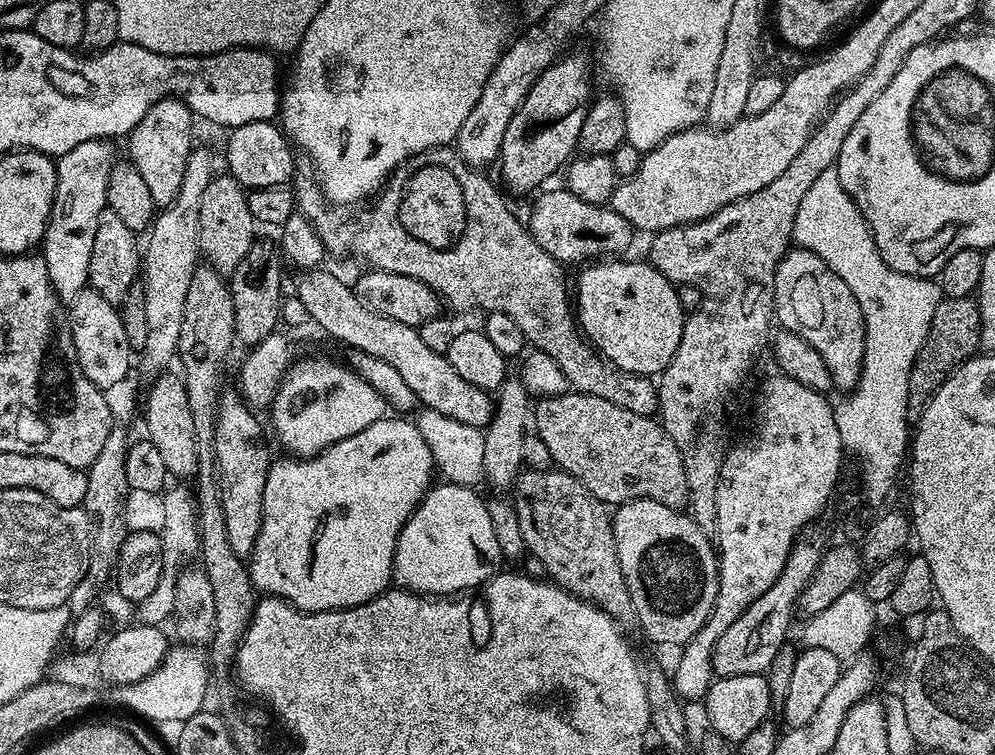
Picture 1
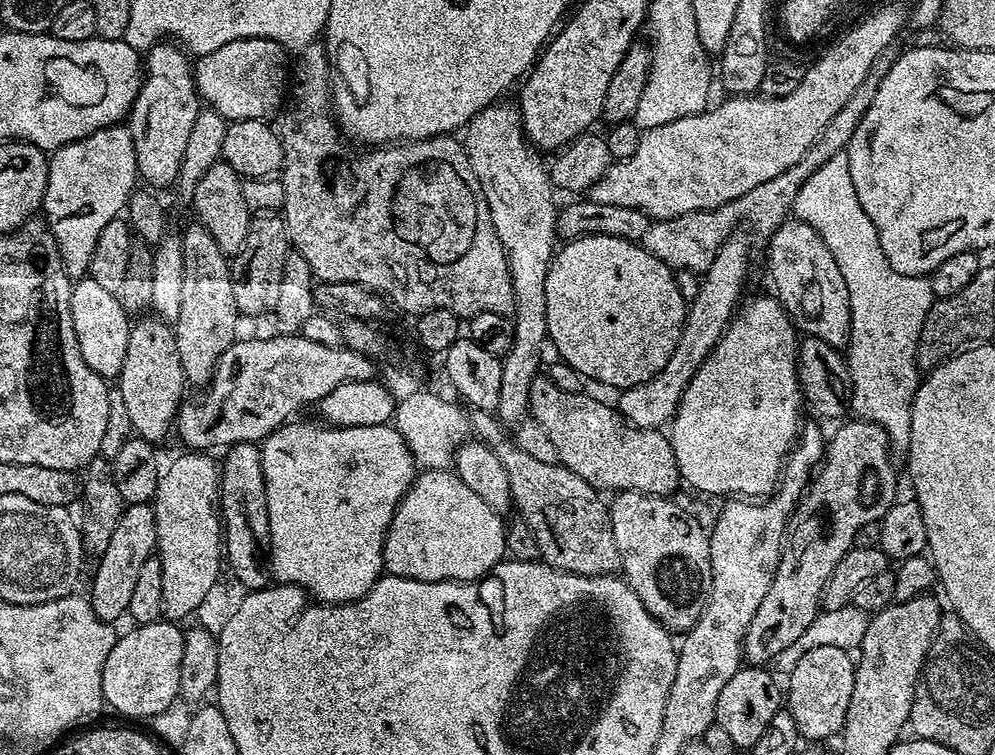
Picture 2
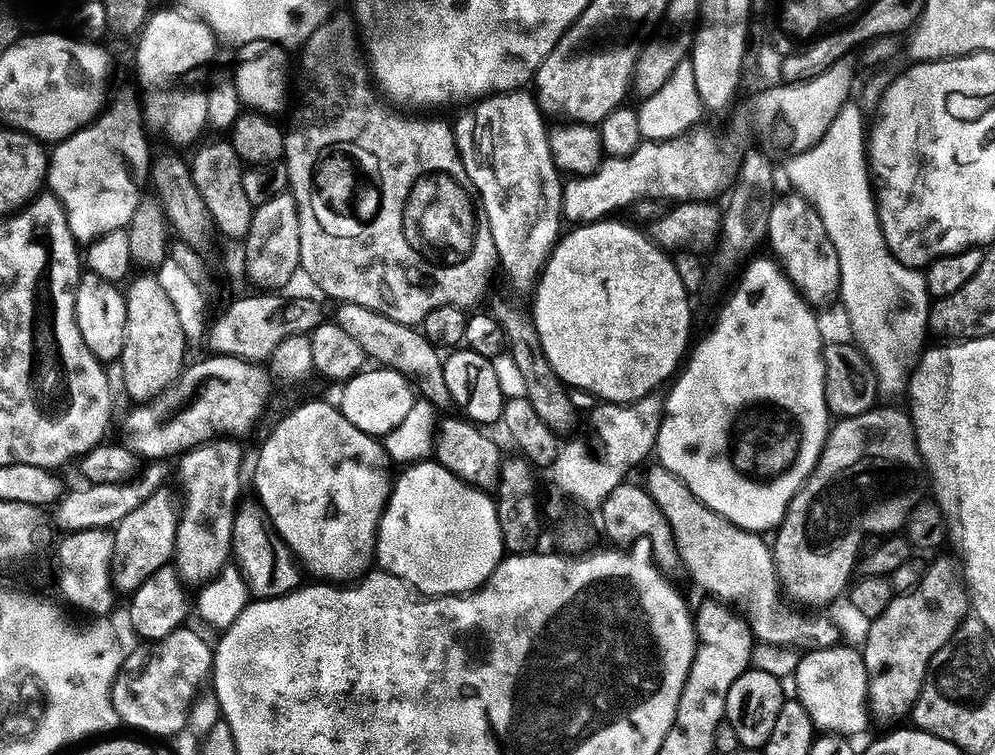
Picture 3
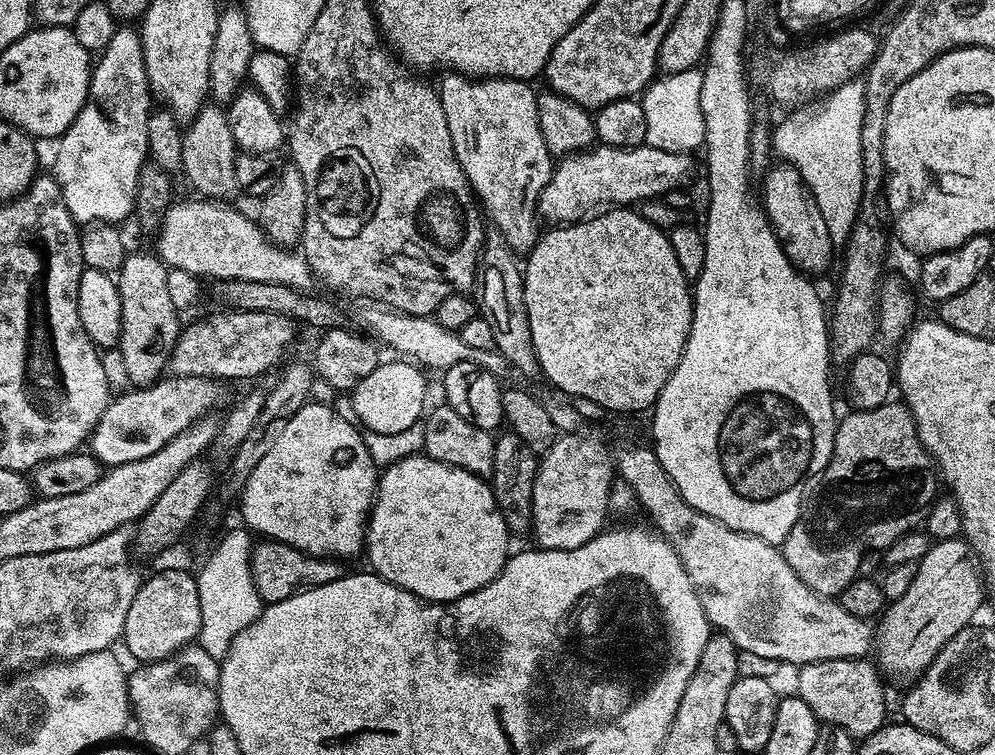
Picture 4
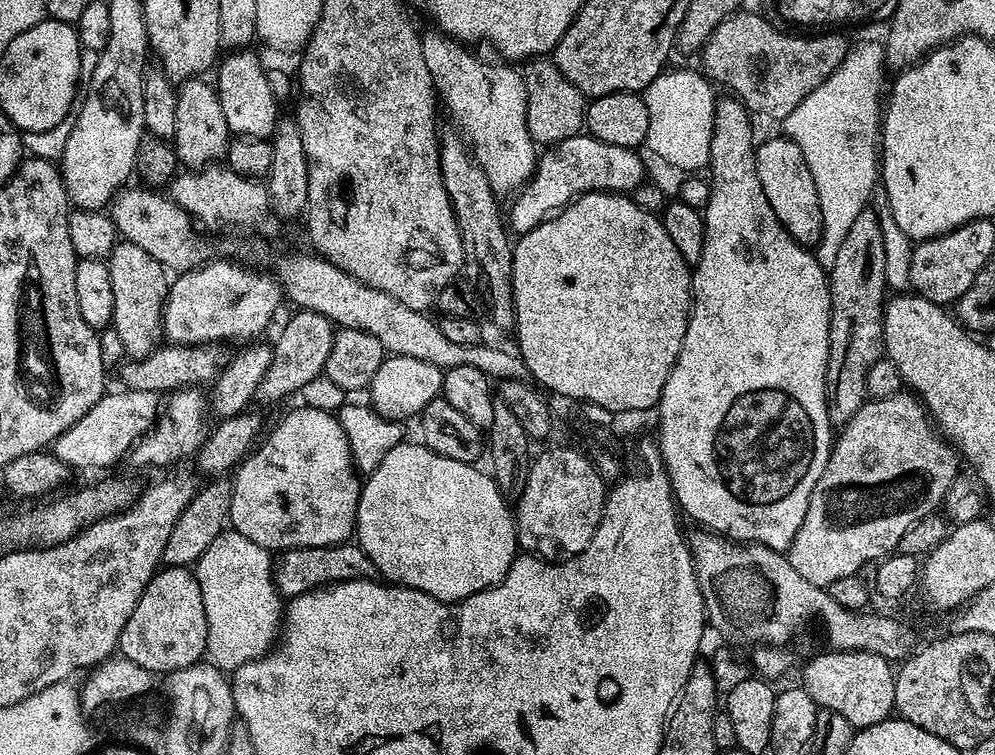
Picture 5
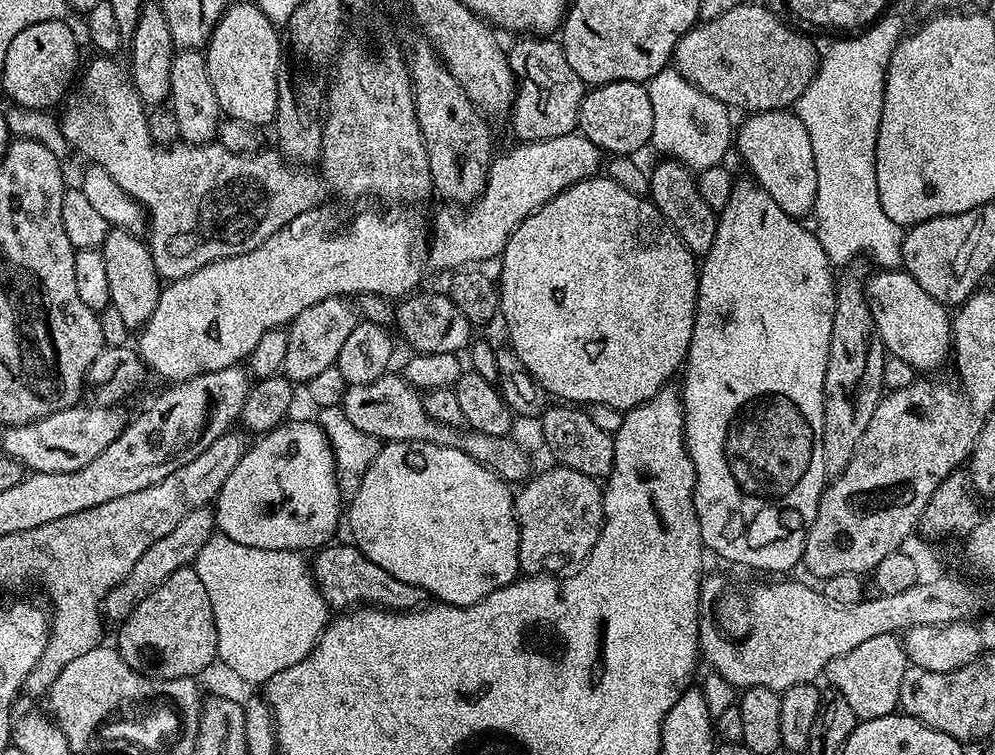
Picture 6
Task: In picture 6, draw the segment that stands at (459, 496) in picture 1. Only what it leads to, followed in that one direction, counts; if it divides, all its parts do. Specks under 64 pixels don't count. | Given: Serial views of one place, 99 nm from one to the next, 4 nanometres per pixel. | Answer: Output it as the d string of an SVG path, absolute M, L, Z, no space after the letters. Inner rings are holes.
M394 440L381 447L378 458L374 458L374 462L370 462L366 474L360 480L358 490L350 497L349 504L352 505L349 508L347 505L346 508L346 528L348 524L349 530L352 531L351 539L360 552L366 554L366 558L370 558L370 562L378 562L378 566L382 566L382 570L386 570L386 574L394 574L394 578L398 578L398 582L410 582L410 586L422 586L422 590L426 590L429 597L435 598L437 601L465 608L494 594L494 590L512 583L521 575L520 527L516 521L514 492L513 489L508 488L511 488L509 481L494 475L489 468L482 466L474 458L470 458L470 454L466 454L462 450L438 446L421 440Z

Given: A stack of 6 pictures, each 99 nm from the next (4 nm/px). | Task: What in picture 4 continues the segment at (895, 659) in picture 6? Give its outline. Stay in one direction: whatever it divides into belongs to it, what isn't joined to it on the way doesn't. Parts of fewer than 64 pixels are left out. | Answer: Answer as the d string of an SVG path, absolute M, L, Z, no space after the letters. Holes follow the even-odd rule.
M871 659L823 660L805 664L799 672L800 677L796 680L800 687L797 688L798 694L806 706L814 710L817 720L833 728L845 728L853 738L873 736L879 728L885 727L884 684L880 681L877 665Z

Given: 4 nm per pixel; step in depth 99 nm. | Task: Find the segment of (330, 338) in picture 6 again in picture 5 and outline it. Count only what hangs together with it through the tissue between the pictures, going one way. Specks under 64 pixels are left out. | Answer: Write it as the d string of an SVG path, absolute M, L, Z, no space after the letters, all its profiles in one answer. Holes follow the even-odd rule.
M307 310L293 311L293 316L284 324L284 329L277 334L272 344L272 361L256 390L257 401L272 404L275 400L284 400L287 396L295 397L306 382L318 378L324 371L330 355L331 344L336 332L332 321L322 314Z

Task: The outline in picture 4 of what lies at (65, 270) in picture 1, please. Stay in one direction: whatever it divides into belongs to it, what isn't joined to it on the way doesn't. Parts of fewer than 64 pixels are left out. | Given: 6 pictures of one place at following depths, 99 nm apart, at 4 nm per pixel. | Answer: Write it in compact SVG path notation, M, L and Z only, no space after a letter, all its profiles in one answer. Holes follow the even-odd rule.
M120 26L117 27L114 38L110 38L110 42L99 53L100 61L92 64L92 77L88 83L88 97L84 103L84 109L78 114L78 118L70 125L69 128L60 135L55 141L56 144L56 161L53 162L51 171L54 173L58 186L62 190L62 198L66 202L66 206L70 210L72 219L81 225L88 226L93 222L121 222L134 212L136 202L136 187L138 186L139 171L142 170L144 164L149 159L148 139L146 138L146 122L148 121L148 113L153 111L154 97L151 88L148 87L148 75L146 74L146 62L142 54L142 42L140 41L140 33L135 27Z

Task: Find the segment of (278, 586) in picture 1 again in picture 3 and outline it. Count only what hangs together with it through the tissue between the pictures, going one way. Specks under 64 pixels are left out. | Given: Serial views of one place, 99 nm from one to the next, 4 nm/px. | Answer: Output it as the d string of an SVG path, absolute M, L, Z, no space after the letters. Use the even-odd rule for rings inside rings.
M308 400L305 404L300 404L289 416L284 416L272 428L272 433L264 440L264 445L260 448L260 457L256 460L256 492L258 503L264 510L264 515L268 518L268 523L274 529L275 535L304 563L304 568L308 572L313 572L313 577L324 582L352 582L365 575L369 571L376 555L376 531L380 525L380 519L384 513L385 506L388 505L388 495L392 492L394 483L394 472L388 469L390 457L384 449L383 443L377 437L366 434L358 430L340 413L339 407L335 403L327 404L324 400Z

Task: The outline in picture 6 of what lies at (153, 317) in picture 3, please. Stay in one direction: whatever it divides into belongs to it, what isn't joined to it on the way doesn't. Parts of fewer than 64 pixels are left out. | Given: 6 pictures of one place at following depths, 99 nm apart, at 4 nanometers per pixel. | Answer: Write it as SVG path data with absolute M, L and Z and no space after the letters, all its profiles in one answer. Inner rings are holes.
M125 228L109 230L102 251L106 262L106 279L110 282L111 305L122 314L129 330L139 329L150 318L150 314L154 314L162 287L152 252L137 233L128 232Z

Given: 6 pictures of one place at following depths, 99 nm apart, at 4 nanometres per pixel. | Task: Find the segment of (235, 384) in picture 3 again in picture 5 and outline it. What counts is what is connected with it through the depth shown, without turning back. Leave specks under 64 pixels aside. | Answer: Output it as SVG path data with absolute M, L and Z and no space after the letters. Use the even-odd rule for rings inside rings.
M127 389L121 391L109 391L97 404L90 406L90 410L86 410L86 414L82 414L82 418L78 418L78 422L74 422L74 426L70 426L70 430L62 433L56 439L56 443L51 445L51 454L57 456L62 462L66 462L69 469L72 470L76 470L76 468L108 468L115 460L120 460L123 456L125 459L137 442L156 423L162 412L162 400L157 393L146 390Z

